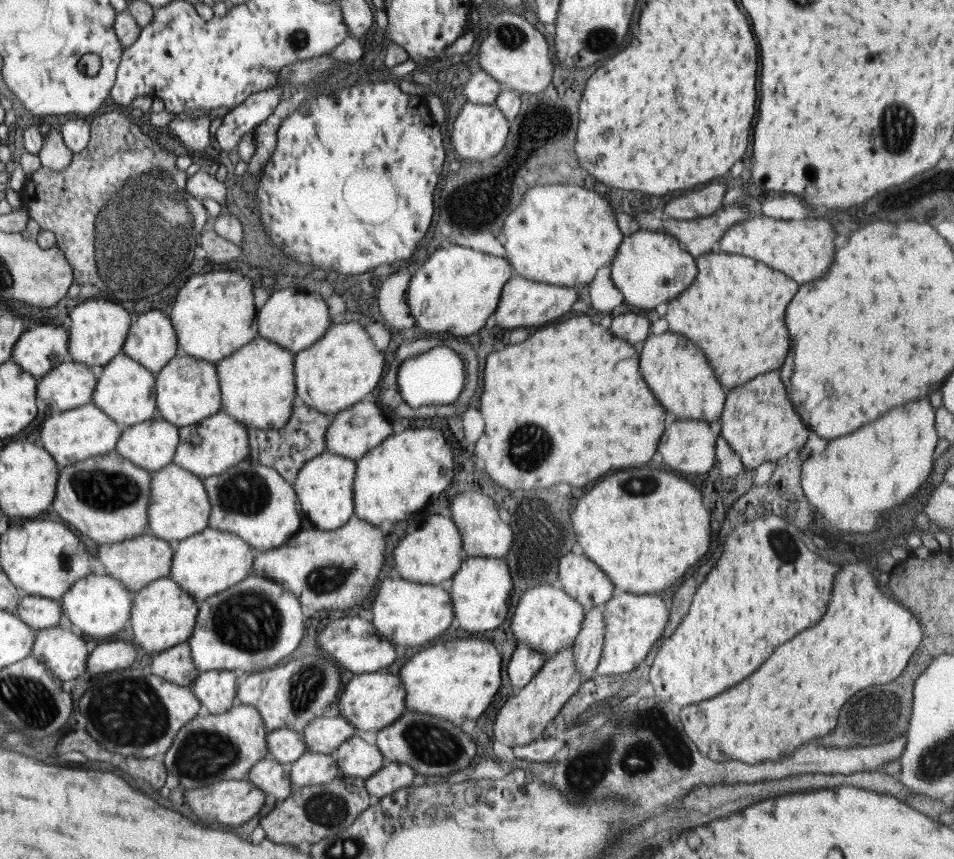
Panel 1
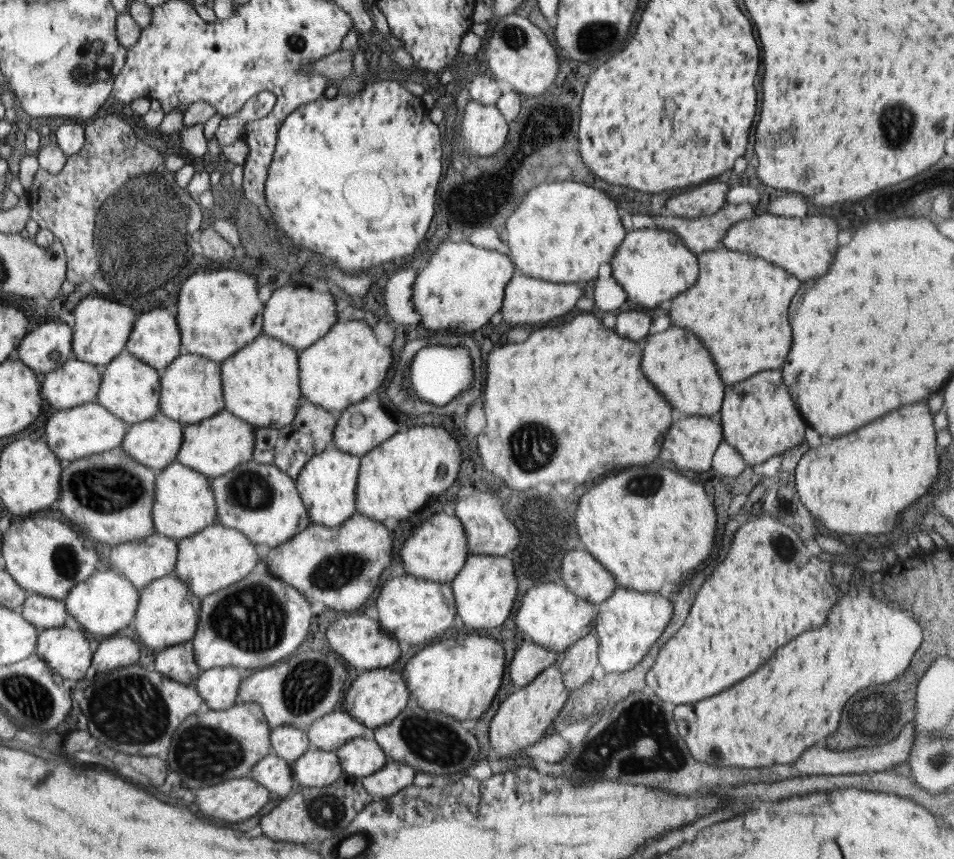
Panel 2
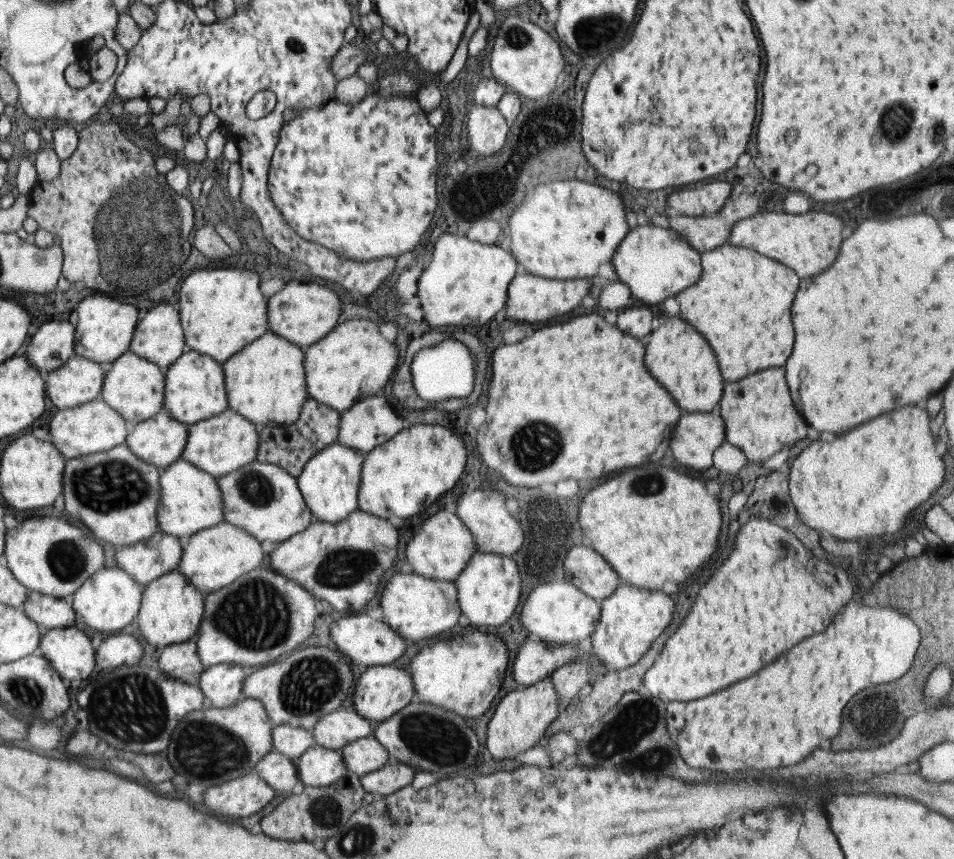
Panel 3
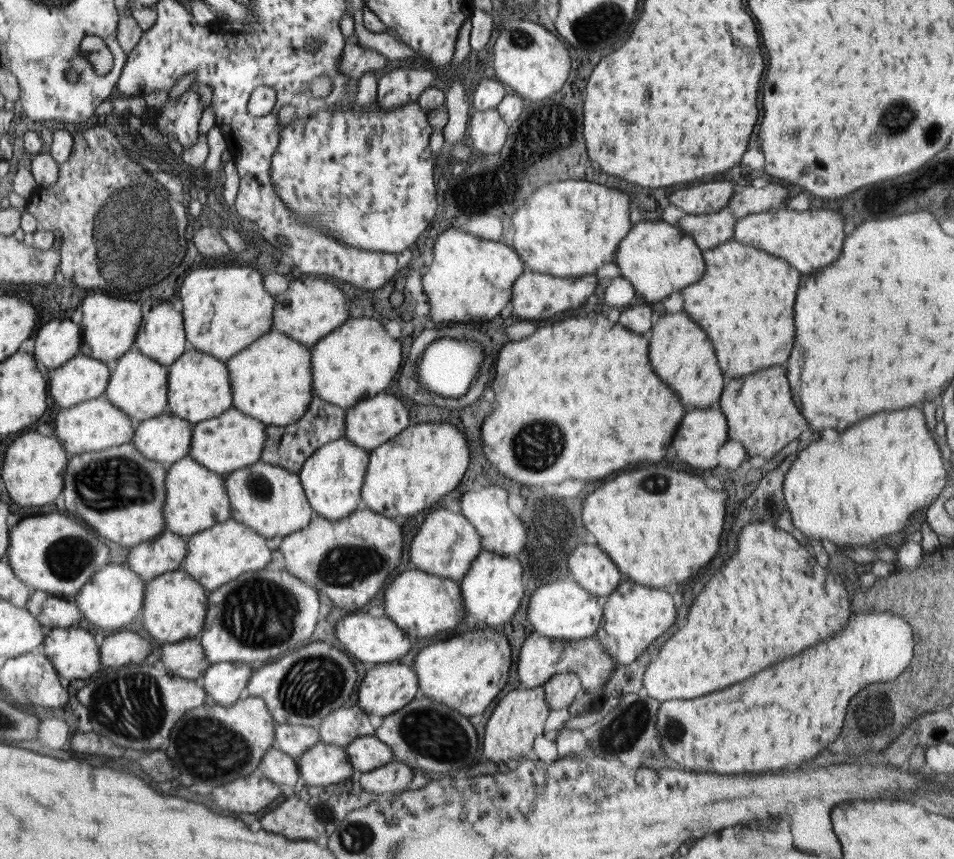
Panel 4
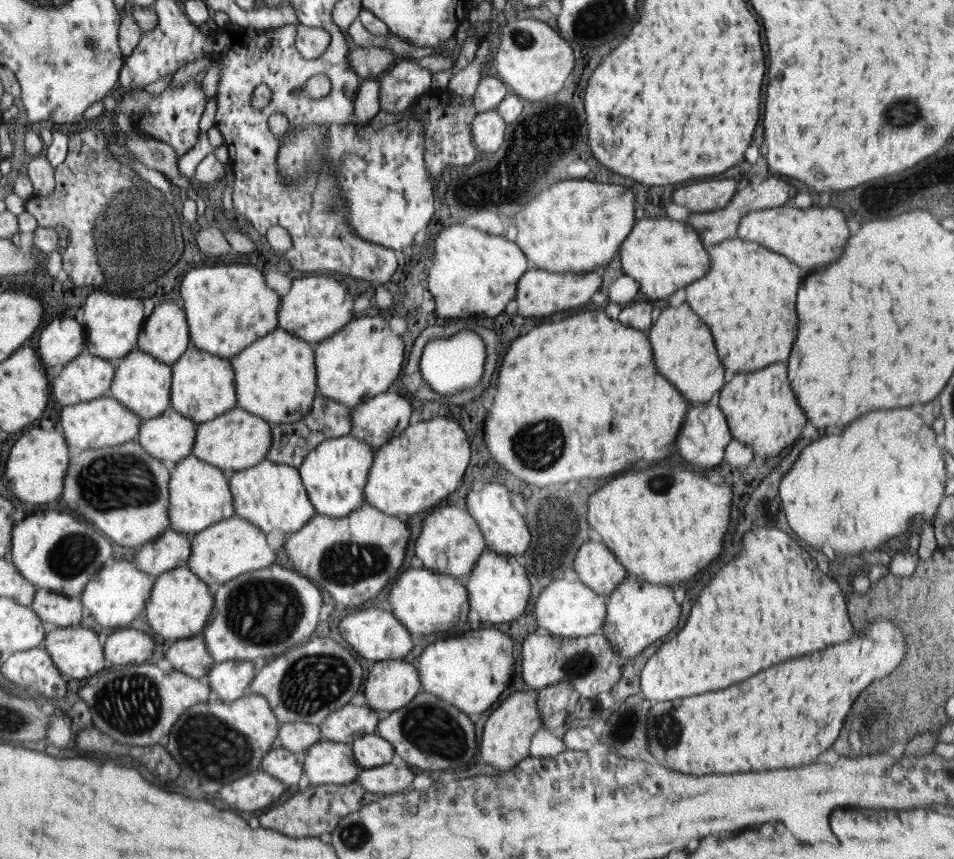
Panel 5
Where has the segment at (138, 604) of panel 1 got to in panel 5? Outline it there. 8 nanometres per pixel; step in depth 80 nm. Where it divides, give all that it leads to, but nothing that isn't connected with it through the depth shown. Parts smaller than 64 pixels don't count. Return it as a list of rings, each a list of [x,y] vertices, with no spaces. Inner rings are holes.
[[[187,565],[162,573],[155,581],[151,598],[147,602],[144,612],[146,622],[154,634],[163,636],[166,640],[190,638],[202,634],[214,612],[213,590]]]

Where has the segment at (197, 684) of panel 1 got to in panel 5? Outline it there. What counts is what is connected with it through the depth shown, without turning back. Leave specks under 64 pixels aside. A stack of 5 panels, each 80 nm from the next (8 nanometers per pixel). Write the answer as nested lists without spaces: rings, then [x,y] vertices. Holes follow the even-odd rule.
[[[222,661],[215,663],[206,675],[211,691],[222,701],[232,702],[240,698],[253,681],[254,664],[252,661]]]

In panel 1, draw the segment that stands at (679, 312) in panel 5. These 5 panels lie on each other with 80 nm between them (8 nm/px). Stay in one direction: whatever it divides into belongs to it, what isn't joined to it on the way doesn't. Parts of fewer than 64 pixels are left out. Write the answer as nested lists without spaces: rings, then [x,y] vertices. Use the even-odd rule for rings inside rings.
[[[669,330],[660,335],[648,335],[640,352],[640,372],[660,404],[676,418],[704,420],[713,425],[720,421],[726,390],[714,378],[706,356],[688,338]]]

